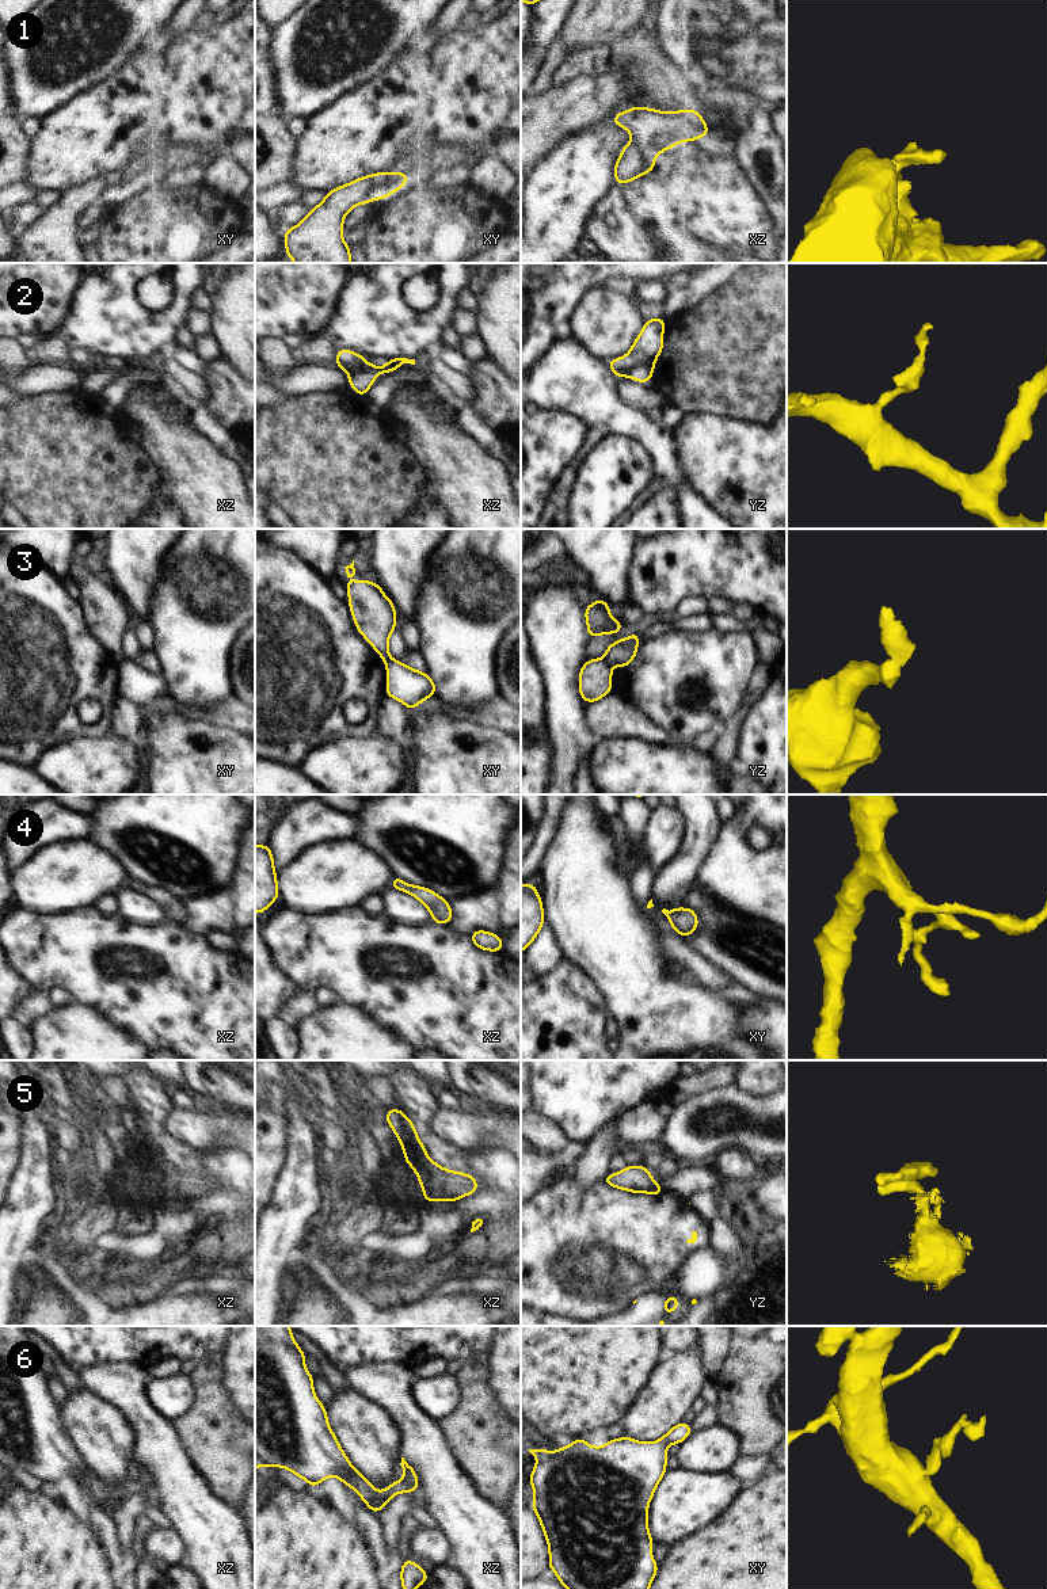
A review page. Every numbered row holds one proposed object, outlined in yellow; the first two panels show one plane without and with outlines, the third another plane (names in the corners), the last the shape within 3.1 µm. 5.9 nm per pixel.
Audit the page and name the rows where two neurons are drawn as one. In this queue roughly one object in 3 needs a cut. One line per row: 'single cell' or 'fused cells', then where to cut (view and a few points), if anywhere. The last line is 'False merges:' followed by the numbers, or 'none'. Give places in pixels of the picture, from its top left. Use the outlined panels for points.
1: fused cells | xz (632, 143), (654, 156)
2: fused cells | yz (653, 366), (632, 369), (625, 376)
3: fused cells | yz (601, 660), (610, 667)
4: single cell | no cut
5: fused cells | yz (658, 1187), (647, 1192)
6: single cell | no cut
False merges: 1, 2, 3, 5

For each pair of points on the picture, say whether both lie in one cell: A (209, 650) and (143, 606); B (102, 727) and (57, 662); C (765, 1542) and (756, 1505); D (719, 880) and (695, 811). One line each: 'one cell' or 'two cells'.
A: two cells
B: one cell
C: one cell
D: two cells

